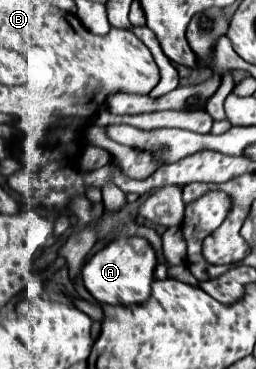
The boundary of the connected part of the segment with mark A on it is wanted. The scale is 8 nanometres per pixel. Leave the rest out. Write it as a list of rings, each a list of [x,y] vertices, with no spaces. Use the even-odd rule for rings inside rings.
[[[128,236],[128,238],[112,240],[102,250],[98,250],[86,262],[82,270],[82,282],[86,290],[94,296],[94,300],[100,304],[112,304],[112,306],[142,304],[150,296],[154,268],[156,268],[156,254],[150,242],[140,236]]]

